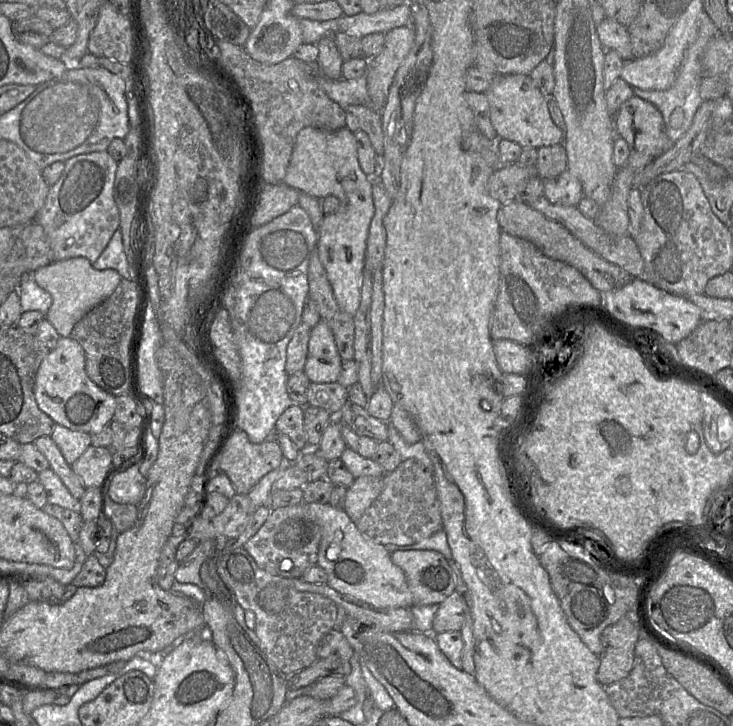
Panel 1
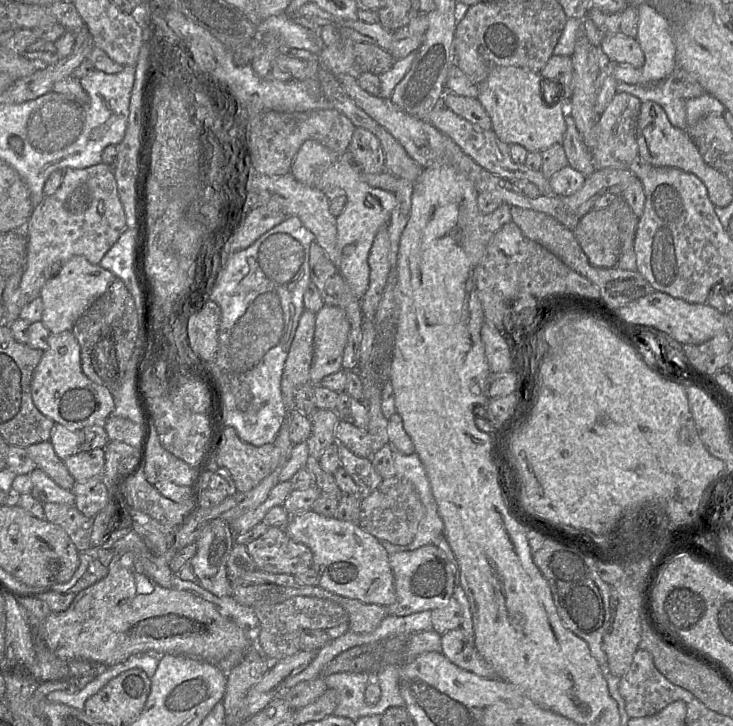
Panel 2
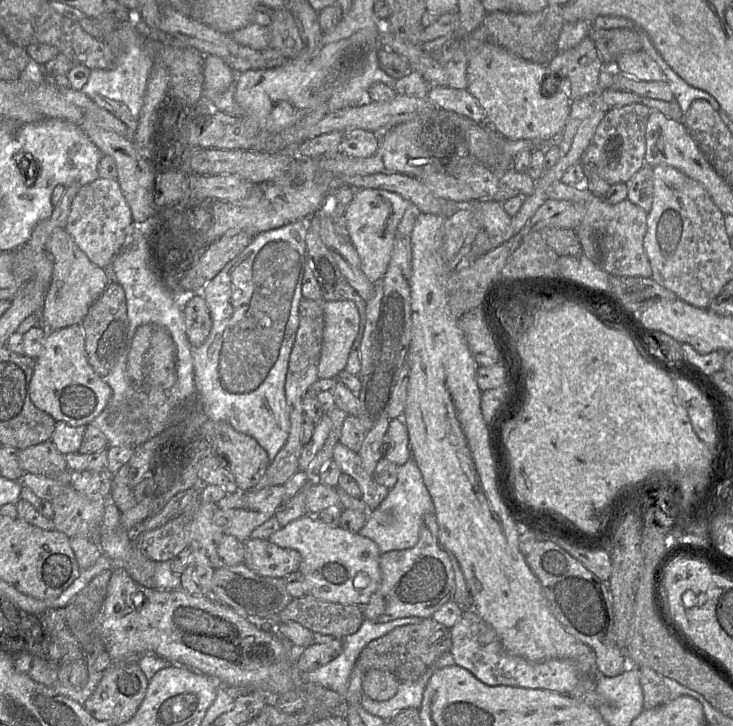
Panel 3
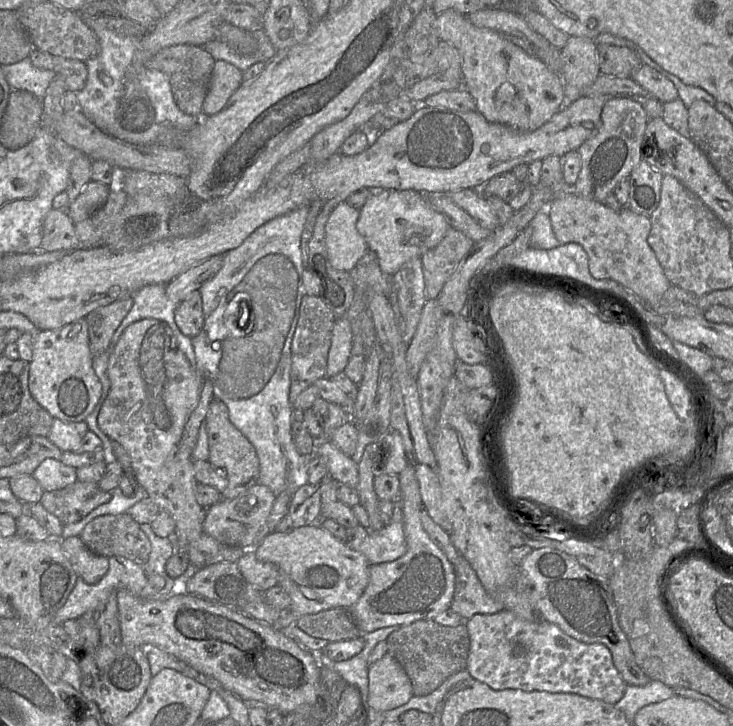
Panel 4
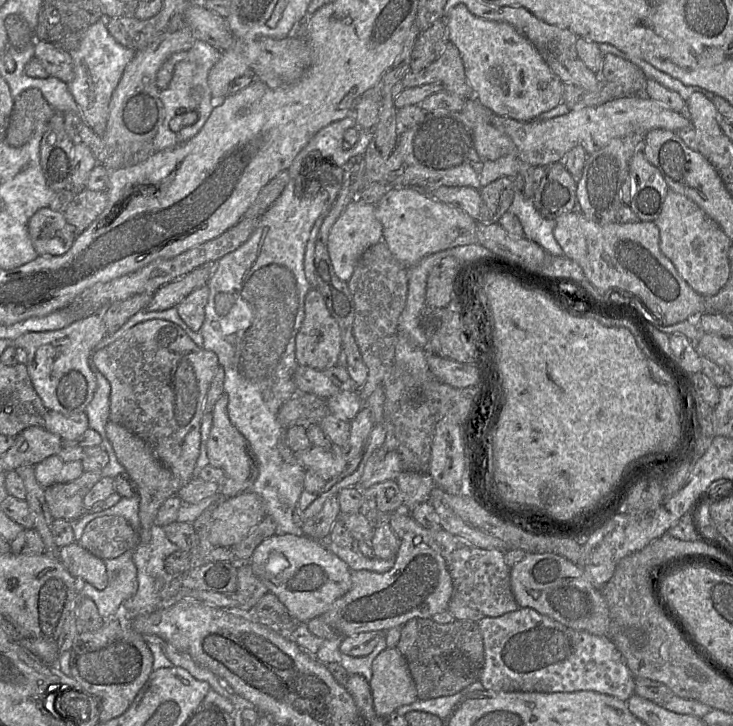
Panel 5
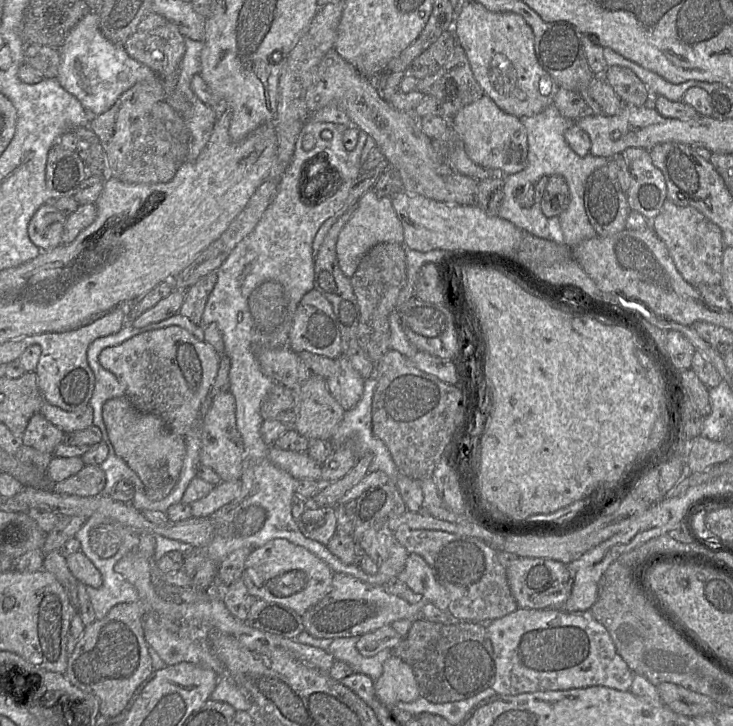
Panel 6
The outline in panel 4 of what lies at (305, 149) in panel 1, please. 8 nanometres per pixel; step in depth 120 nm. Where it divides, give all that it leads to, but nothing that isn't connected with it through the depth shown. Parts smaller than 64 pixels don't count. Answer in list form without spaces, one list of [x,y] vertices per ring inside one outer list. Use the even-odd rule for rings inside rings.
[[[370,190],[372,195],[359,210],[356,223],[358,232],[365,238],[369,250],[377,254],[383,273],[392,276],[407,261],[421,257],[437,246],[451,228],[447,219],[433,209],[423,194],[415,190]]]

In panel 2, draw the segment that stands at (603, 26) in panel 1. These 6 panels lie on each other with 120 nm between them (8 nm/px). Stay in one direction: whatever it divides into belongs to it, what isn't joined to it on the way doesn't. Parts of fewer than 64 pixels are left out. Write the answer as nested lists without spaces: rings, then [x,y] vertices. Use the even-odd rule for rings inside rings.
[[[623,34],[604,36],[600,50],[603,60],[613,64],[640,68],[645,62],[644,53],[637,39]]]

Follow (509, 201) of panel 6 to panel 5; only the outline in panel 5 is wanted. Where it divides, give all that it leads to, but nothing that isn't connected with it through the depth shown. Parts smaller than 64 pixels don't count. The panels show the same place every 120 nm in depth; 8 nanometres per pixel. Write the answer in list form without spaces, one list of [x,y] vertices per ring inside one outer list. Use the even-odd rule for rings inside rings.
[[[516,185],[514,198],[508,211],[518,217],[524,238],[537,243],[552,256],[564,255],[553,234],[555,219],[543,217],[535,208],[533,199],[526,199],[520,190],[518,192]]]

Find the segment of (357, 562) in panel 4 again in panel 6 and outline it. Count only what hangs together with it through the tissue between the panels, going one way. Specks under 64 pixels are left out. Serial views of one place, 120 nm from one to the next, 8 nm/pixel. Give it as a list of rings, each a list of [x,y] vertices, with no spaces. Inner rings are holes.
[[[279,538],[252,551],[242,579],[257,599],[288,607],[302,616],[330,592],[333,576],[331,568],[306,548]]]

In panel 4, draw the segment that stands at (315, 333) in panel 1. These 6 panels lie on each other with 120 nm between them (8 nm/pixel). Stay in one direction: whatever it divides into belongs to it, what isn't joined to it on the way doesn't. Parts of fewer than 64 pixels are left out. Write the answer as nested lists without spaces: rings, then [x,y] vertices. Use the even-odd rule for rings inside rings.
[[[346,317],[337,318],[327,358],[326,376],[328,378],[344,371],[351,357],[352,338],[353,333],[349,320]]]

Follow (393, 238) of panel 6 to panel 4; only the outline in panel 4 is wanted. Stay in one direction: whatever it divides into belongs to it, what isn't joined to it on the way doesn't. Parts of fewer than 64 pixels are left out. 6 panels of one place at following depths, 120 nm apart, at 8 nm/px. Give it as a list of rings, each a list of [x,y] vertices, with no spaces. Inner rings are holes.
[[[344,201],[336,205],[326,223],[326,250],[336,270],[350,273],[369,249],[356,228],[359,215],[359,210]]]

